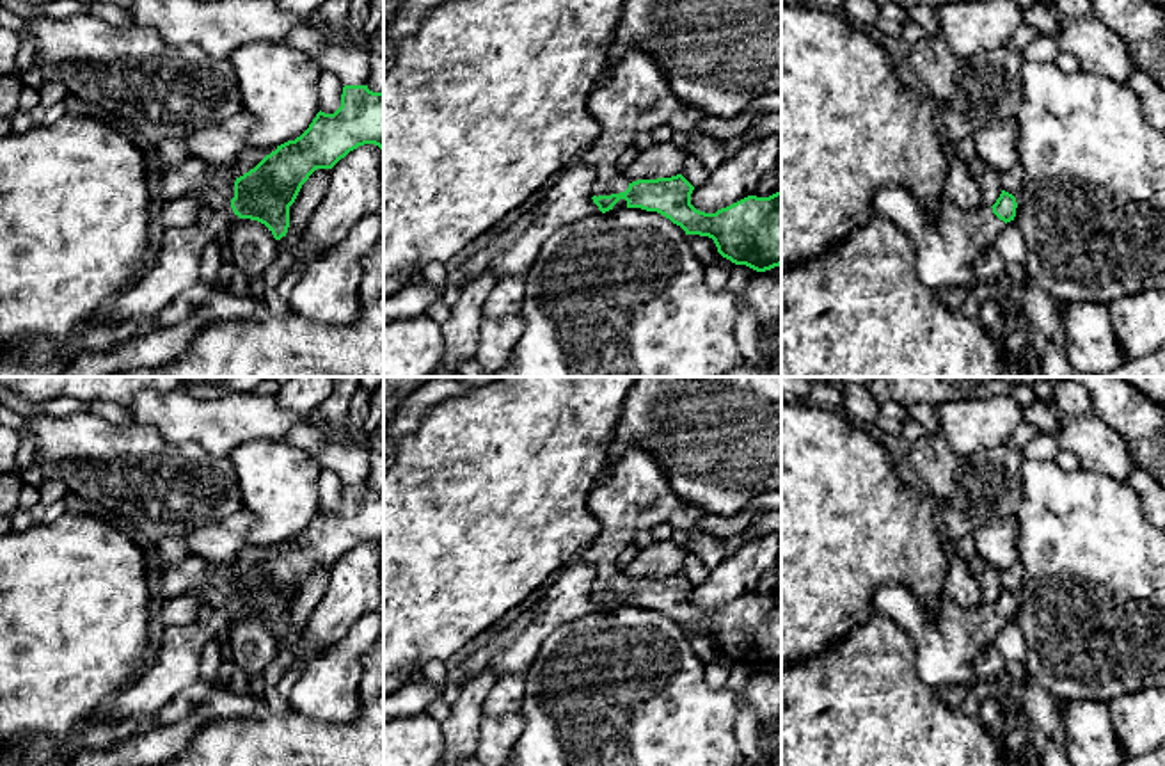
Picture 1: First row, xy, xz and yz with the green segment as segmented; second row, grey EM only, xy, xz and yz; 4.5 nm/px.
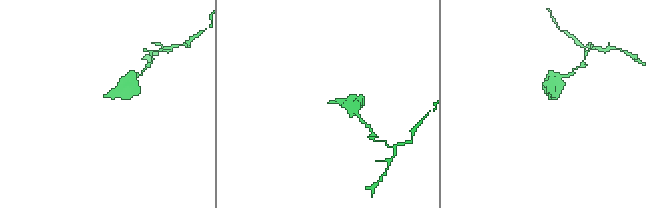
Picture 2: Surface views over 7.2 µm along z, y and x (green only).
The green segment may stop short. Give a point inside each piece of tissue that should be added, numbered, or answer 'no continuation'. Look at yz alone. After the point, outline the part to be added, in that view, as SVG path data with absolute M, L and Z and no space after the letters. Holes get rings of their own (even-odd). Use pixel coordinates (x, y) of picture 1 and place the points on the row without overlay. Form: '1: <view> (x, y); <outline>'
1: yz (945, 642); M902 583L879 586L872 595L872 608L911 636L916 674L934 690L948 684L971 688L977 652L995 645L1005 626L991 604L968 610L945 594L931 613Z

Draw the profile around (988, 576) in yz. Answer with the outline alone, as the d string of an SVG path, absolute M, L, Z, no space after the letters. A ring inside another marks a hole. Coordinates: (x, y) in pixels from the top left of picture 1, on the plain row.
M979 555L968 562L973 579L980 586L982 602L993 604L1002 592L1002 569Z

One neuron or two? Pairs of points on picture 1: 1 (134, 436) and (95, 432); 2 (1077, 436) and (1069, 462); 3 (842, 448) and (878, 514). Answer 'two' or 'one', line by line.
1: one
2: two
3: one

